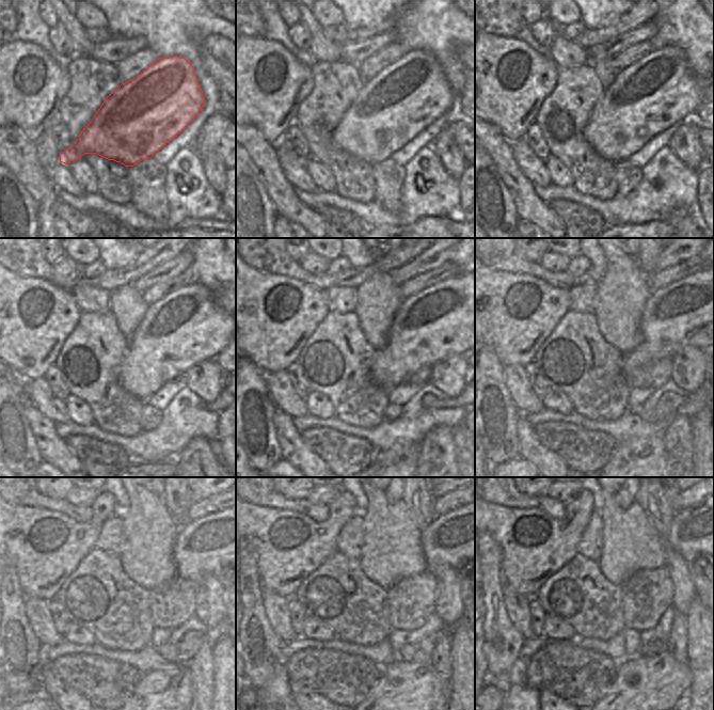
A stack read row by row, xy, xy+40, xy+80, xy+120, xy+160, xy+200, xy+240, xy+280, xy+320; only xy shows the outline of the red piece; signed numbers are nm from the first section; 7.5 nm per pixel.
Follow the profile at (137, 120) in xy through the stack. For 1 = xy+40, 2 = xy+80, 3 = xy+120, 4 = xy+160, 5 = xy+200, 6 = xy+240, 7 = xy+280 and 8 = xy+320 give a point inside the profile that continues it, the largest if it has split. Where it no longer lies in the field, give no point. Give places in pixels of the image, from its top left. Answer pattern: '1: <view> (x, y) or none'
1: xy+40 (393, 107)
2: xy+80 (647, 97)
3: xy+120 (178, 331)
4: xy+160 (453, 316)
5: xy+200 (692, 312)
6: xy+240 (213, 546)
7: xy+280 (453, 538)
8: xy+320 (692, 532)

